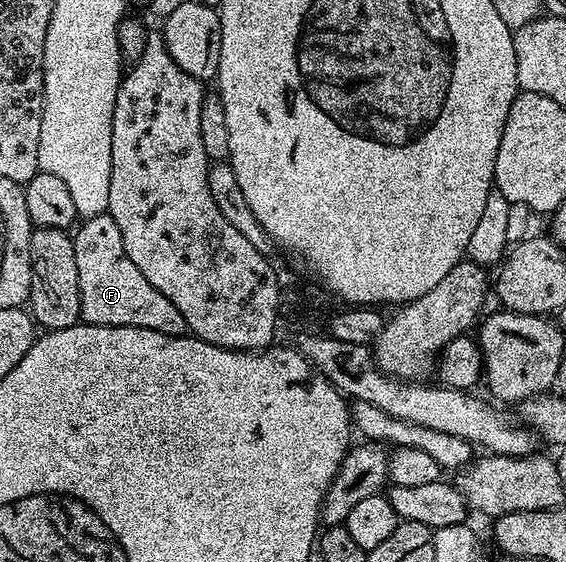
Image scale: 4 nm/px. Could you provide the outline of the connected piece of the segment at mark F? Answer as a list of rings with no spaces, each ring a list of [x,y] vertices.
[[[108,213],[83,219],[75,227],[72,243],[78,260],[80,316],[87,325],[137,326],[166,336],[178,336],[188,330],[182,312],[178,312],[178,308],[174,308],[174,304],[170,304],[170,300],[162,296],[162,292],[158,292],[142,272],[138,272],[134,260],[126,256],[122,232],[118,232],[118,224],[114,224]]]

